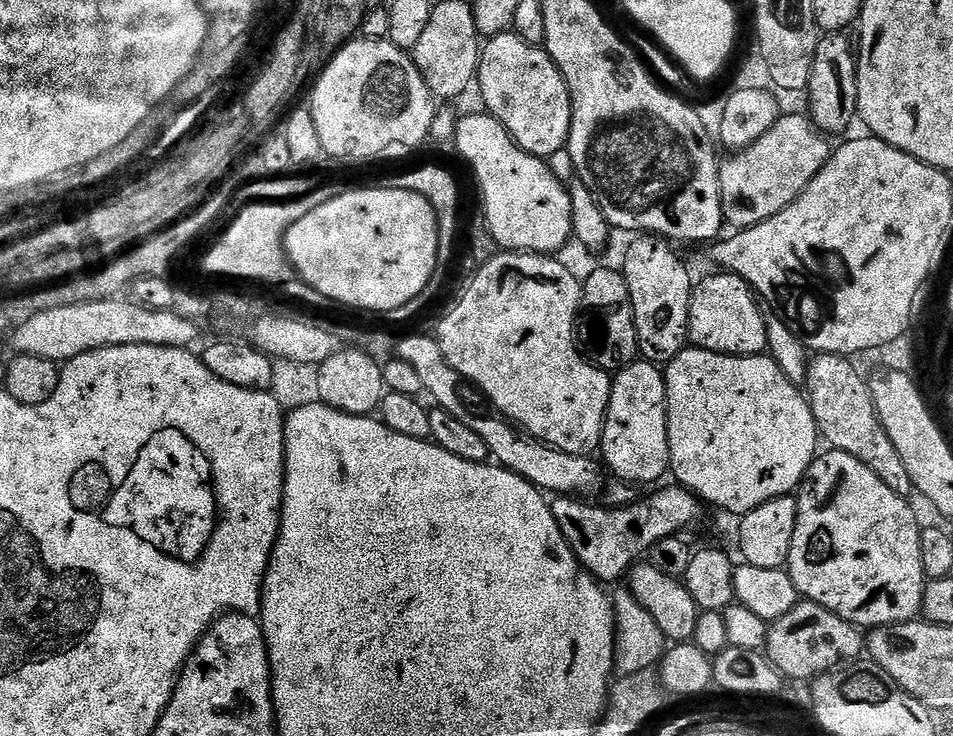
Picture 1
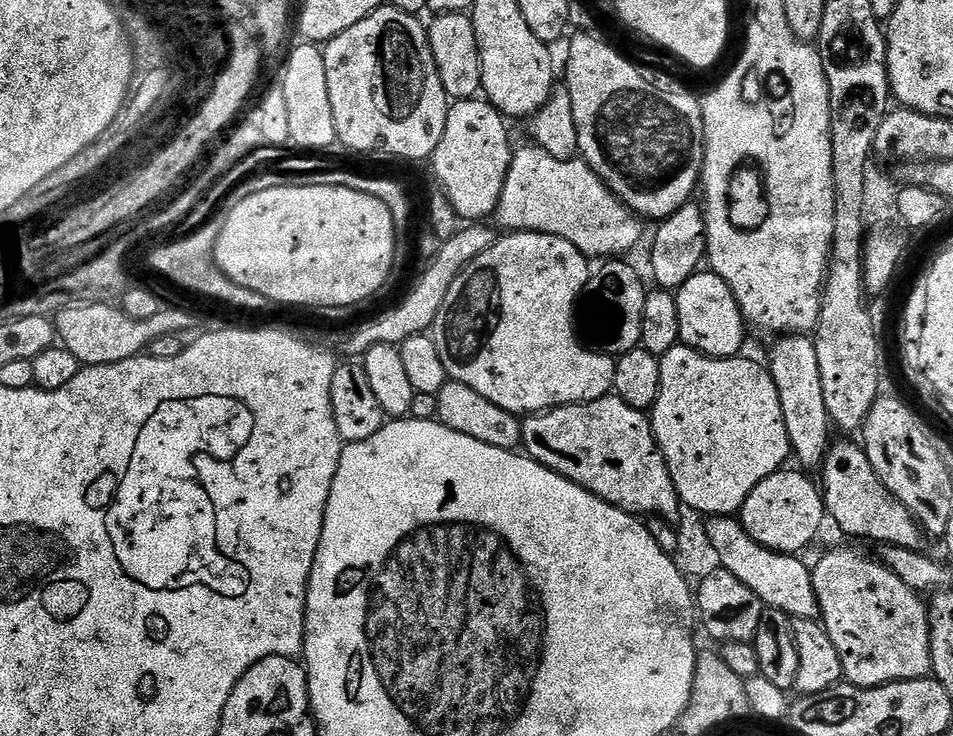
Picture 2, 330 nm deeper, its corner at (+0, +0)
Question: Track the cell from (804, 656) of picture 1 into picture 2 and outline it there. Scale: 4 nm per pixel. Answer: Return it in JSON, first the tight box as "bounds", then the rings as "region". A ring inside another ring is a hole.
{"bounds":[812,548,932,688],"region":[[[832,548],[812,568],[812,581],[814,582],[814,594],[818,594],[820,620],[826,634],[830,634],[830,642],[834,642],[834,650],[838,650],[838,658],[842,658],[844,680],[849,684],[856,684],[860,688],[877,688],[883,684],[893,684],[895,680],[923,680],[932,672],[932,631],[928,617],[928,604],[920,601],[923,600],[921,593],[906,586],[906,582],[902,582],[902,578],[898,578],[898,574],[894,574],[887,564],[879,559],[876,560],[863,556],[856,548]]]}

